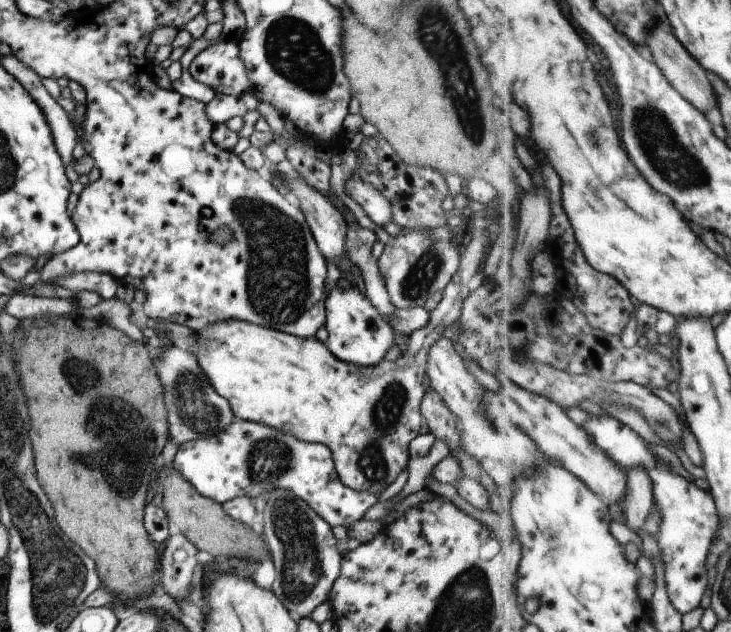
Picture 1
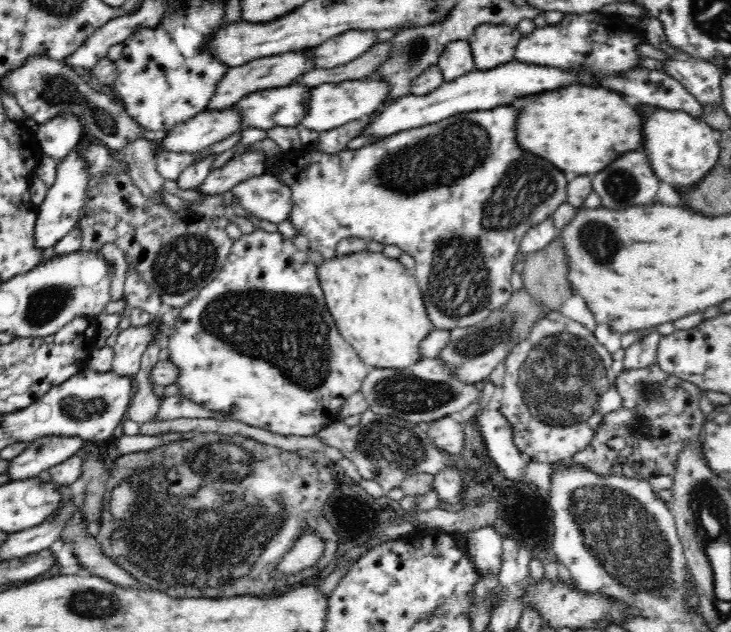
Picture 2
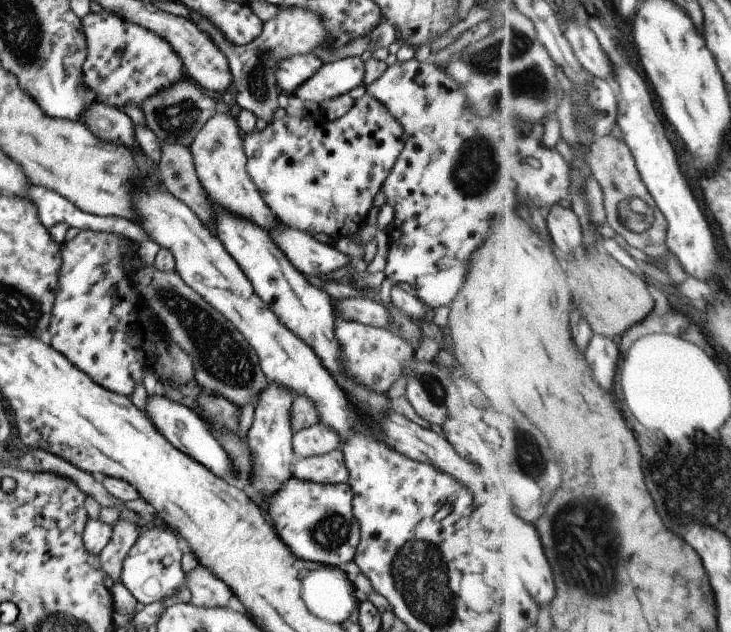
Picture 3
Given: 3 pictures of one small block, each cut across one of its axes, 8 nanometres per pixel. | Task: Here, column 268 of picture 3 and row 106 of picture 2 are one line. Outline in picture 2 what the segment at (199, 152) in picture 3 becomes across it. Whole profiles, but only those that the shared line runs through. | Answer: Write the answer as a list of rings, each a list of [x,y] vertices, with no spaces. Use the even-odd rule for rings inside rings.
[[[302,48],[302,50],[290,50],[284,54],[276,56],[268,56],[258,58],[246,64],[235,65],[230,67],[229,71],[223,76],[223,79],[217,84],[215,93],[209,102],[209,110],[220,110],[230,108],[240,102],[249,94],[268,89],[275,89],[276,87],[290,86],[295,80],[302,75],[305,75],[309,70],[315,66],[315,56],[313,56],[313,48]]]

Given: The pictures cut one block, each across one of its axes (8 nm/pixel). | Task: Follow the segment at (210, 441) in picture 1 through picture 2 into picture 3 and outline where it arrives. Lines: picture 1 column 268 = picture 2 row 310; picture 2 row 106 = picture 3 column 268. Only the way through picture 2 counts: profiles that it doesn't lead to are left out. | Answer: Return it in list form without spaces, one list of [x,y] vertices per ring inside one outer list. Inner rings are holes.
[[[291,475],[263,502],[277,536],[297,558],[341,567],[353,560],[359,544],[359,525],[351,512],[351,499],[352,492],[347,483],[319,484]]]

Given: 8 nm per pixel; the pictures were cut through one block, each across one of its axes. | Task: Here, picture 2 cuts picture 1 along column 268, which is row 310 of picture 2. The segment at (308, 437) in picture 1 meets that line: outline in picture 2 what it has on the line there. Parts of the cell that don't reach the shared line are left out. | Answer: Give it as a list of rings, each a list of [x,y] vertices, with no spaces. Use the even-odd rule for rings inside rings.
[[[364,249],[359,253],[343,257],[332,257],[318,267],[317,275],[326,300],[328,312],[333,316],[340,334],[358,353],[362,362],[370,368],[407,369],[414,366],[421,358],[420,342],[435,328],[428,318],[426,306],[416,278],[398,262]]]

